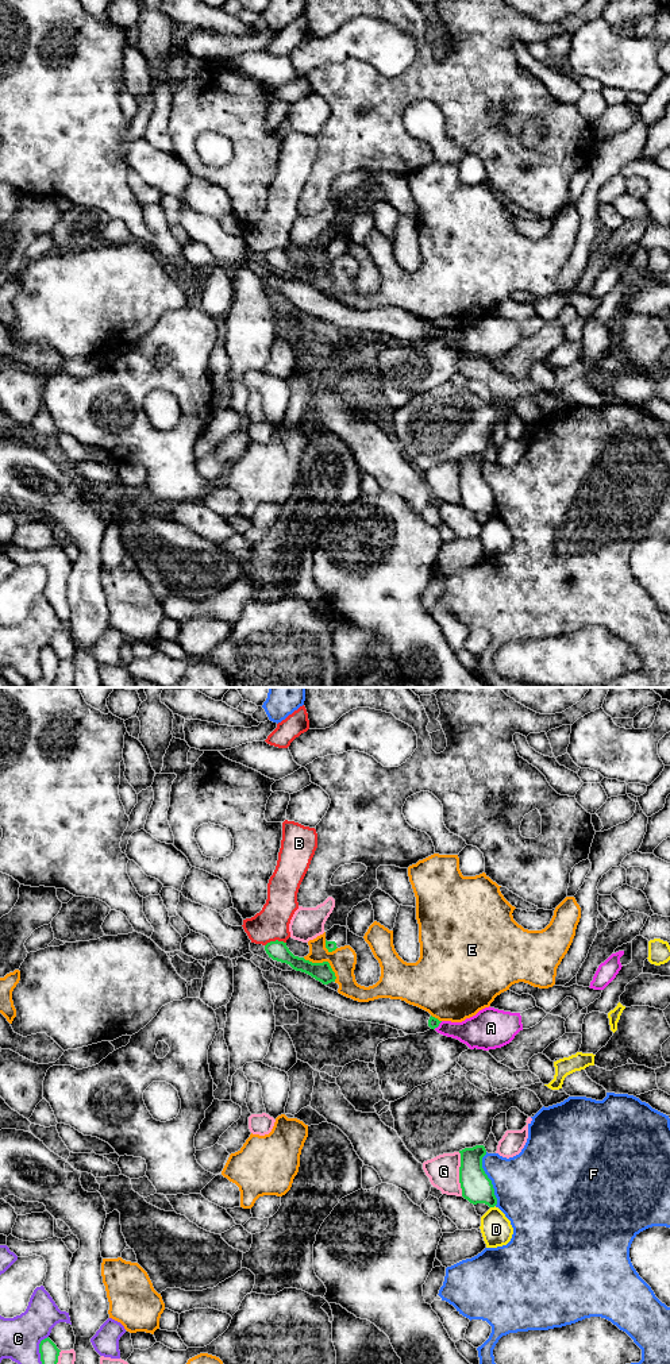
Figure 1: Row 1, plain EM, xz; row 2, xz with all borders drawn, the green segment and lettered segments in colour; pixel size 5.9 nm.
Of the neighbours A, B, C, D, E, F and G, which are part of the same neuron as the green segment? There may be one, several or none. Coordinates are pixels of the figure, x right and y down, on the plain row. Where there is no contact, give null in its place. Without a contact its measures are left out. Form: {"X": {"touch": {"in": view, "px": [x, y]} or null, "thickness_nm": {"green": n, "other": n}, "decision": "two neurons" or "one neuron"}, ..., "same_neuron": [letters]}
{"A": {"touch": {"in": "xz", "px": [438, 334]}, "thickness_nm": {"green": 70, "other": 190}, "decision": "two neurons"}, "B": {"touch": {"in": "xz", "px": [274, 250]}, "thickness_nm": {"green": 120, "other": 200}, "decision": "two neurons"}, "C": {"touch": {"in": "xz", "px": [41, 666]}, "thickness_nm": {"green": 110, "other": 240}, "decision": "two neurons"}, "D": {"touch": {"in": "xz", "px": [492, 515]}, "thickness_nm": {"green": 180, "other": 180}, "decision": "two neurons"}, "E": {"touch": {"in": "xz", "px": [324, 270]}, "thickness_nm": {"green": 120, "other": 160}, "decision": "two neurons"}, "F": {"touch": {"in": "xz", "px": [489, 488]}, "thickness_nm": {"green": 180, "other": 420}, "decision": "two neurons"}, "G": {"touch": {"in": "xz", "px": [459, 482]}, "thickness_nm": {"green": 180, "other": 190}, "decision": "two neurons"}, "same_neuron": []}

